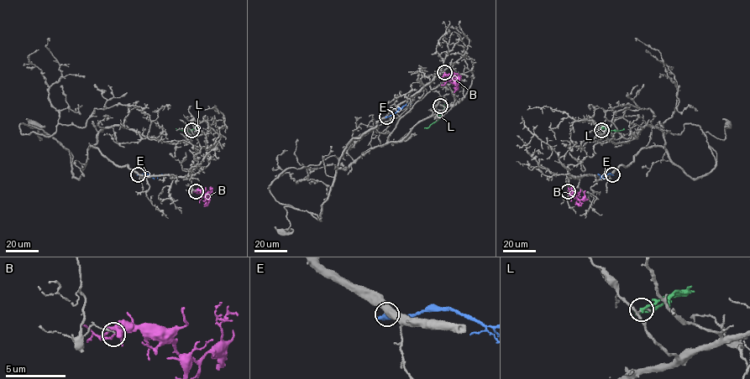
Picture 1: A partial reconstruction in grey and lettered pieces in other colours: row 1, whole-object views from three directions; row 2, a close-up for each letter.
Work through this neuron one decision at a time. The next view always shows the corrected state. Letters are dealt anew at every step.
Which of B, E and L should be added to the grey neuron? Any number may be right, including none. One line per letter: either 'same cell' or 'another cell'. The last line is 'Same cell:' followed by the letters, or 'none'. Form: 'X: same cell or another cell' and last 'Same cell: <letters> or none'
B: another cell
E: another cell
L: another cell
Same cell: none

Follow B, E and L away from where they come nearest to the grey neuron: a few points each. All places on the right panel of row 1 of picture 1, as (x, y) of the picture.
B: (568, 191), (576, 195), (581, 205), (575, 205)
E: (611, 174), (600, 174)
L: (601, 130), (624, 128)

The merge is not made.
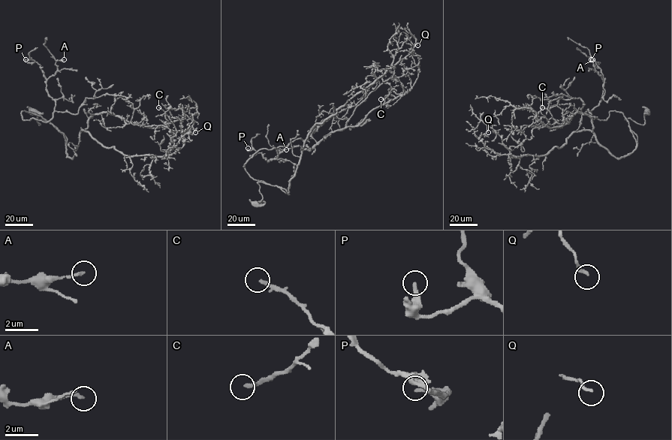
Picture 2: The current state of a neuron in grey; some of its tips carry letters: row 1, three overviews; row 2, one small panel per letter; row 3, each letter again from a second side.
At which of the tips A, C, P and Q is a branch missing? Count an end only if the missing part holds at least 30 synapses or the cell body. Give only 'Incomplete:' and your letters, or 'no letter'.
Incomplete: C

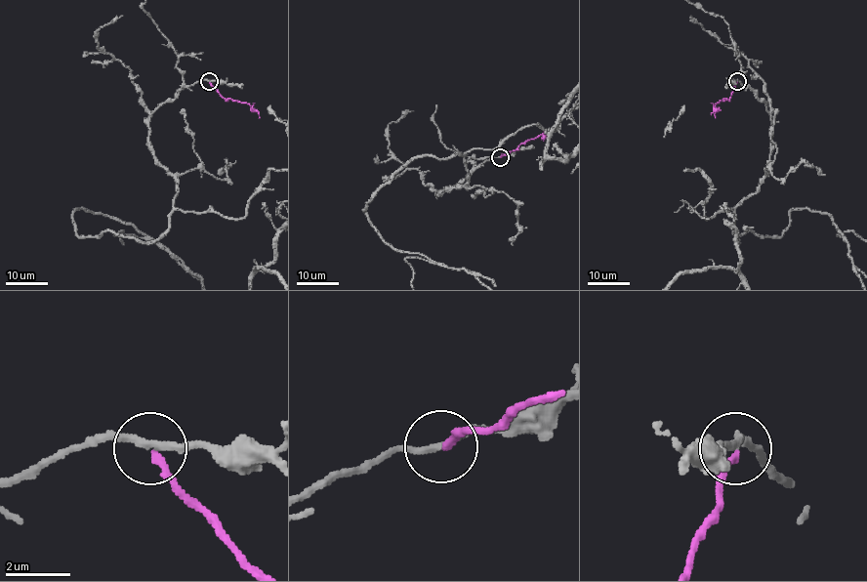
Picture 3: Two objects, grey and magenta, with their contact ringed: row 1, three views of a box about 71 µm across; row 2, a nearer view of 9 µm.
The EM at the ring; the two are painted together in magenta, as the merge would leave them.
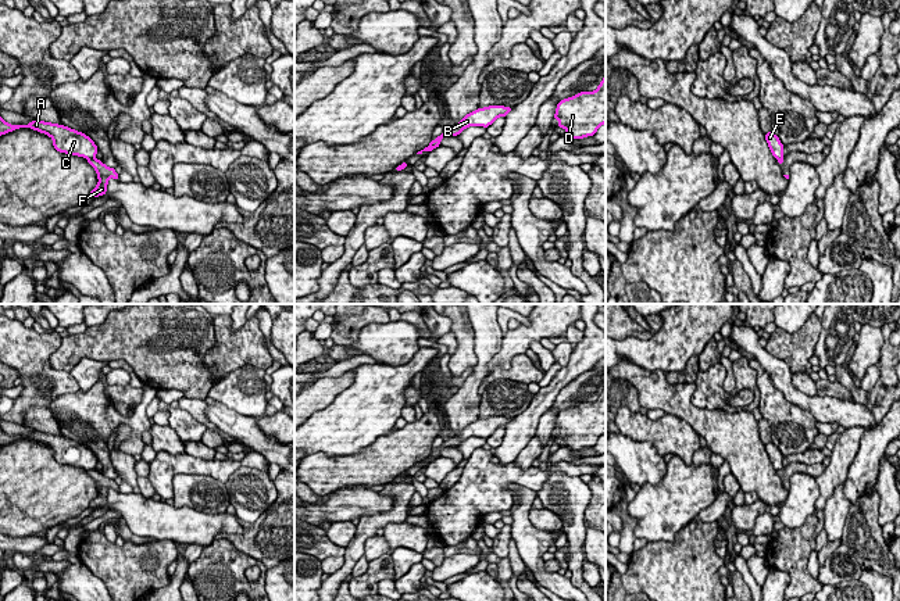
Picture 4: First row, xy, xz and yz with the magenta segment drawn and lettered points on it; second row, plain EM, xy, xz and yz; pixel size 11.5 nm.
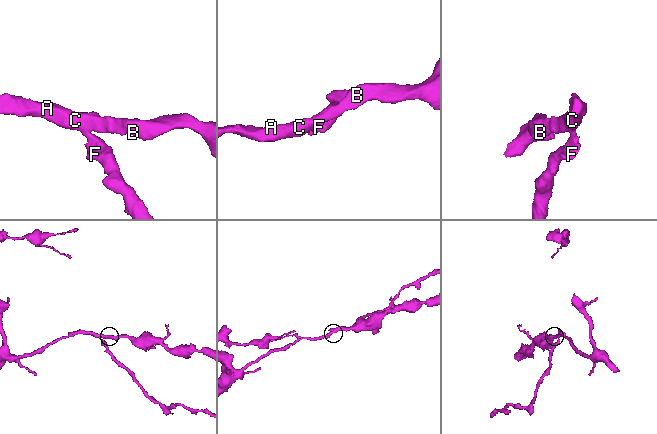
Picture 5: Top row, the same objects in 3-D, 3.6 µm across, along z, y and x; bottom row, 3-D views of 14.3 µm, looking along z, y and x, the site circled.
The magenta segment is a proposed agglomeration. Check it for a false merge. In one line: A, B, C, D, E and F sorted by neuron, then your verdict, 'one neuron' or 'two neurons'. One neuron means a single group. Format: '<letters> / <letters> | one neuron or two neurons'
A B C D E / F | two neurons

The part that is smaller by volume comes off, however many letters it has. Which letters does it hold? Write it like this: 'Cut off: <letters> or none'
Cut off: F

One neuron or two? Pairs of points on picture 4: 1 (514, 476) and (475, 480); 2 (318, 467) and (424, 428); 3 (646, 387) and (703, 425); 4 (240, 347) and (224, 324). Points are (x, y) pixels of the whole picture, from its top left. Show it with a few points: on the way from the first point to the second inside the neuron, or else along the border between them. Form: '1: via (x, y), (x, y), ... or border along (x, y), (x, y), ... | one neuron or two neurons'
1: via (504, 476), (485, 479) | one neuron
2: via (345, 467), (372, 467), (397, 451) | one neuron
3: via (660, 394), (674, 399), (689, 412) | one neuron
4: via (235, 342), (224, 329) | one neuron

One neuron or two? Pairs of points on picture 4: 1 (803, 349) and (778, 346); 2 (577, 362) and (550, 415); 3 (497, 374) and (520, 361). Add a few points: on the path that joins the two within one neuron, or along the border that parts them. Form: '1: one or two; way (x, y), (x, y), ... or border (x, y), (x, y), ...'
1: one; way (797, 349), (784, 346)
2: two; border (549, 408), (539, 419), (535, 433)
3: one; way (503, 374), (509, 374), (515, 367)

